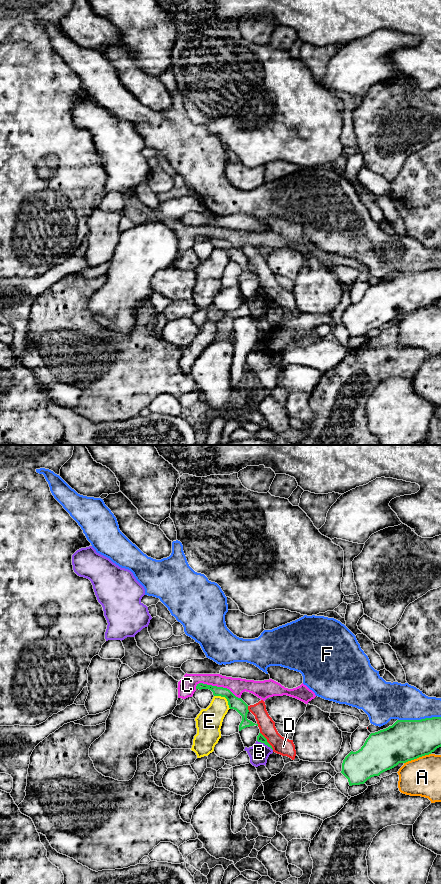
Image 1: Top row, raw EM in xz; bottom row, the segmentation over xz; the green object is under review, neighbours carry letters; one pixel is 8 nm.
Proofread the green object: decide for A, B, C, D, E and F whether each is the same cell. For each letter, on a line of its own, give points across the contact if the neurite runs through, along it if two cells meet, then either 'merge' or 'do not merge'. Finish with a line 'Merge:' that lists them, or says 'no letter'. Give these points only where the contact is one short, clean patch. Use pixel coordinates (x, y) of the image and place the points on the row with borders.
A: do not merge
B: do not merge
C: do not merge
D: do not merge
E: along xz (214, 695), (224, 697), (230, 708) | do not merge
F: do not merge
Merge: no letter

